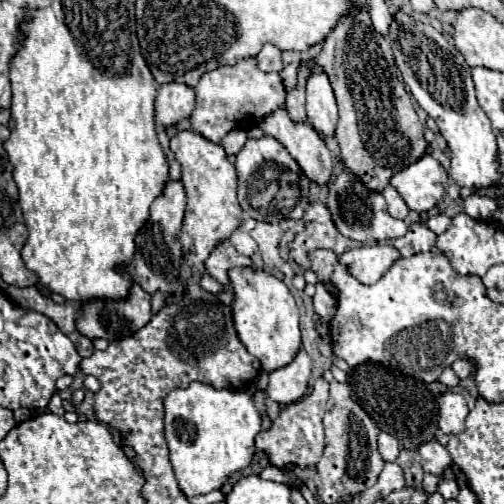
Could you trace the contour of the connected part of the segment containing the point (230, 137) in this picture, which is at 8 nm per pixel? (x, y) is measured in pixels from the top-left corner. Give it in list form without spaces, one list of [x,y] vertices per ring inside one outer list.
[[[234,129],[234,131],[230,131],[224,139],[222,139],[222,147],[226,149],[226,153],[228,155],[236,155],[242,147],[244,147],[244,143],[246,143],[246,131],[244,129]]]

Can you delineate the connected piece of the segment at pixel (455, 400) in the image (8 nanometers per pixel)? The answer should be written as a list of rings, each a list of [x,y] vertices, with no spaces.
[[[446,391],[444,395],[438,397],[440,405],[440,419],[438,427],[450,435],[450,433],[460,433],[464,429],[464,419],[468,415],[468,405],[462,395],[454,391]]]

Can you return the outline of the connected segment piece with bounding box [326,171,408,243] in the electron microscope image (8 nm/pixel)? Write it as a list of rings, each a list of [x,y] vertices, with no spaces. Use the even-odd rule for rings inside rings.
[[[342,171],[336,181],[330,185],[328,189],[328,201],[326,201],[334,225],[338,227],[338,231],[350,239],[356,241],[366,241],[366,243],[382,243],[388,239],[398,239],[404,237],[408,231],[406,221],[402,219],[394,219],[388,215],[386,211],[386,201],[380,193],[370,193],[354,175]]]

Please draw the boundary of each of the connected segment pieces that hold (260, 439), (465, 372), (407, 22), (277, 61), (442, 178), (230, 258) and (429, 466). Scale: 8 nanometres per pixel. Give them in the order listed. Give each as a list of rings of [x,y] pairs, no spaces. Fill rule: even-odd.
[[[318,377],[314,381],[314,389],[310,395],[302,397],[292,405],[286,405],[272,421],[270,429],[260,431],[256,435],[256,449],[268,457],[270,465],[284,471],[290,471],[294,467],[308,469],[318,465],[326,447],[326,435],[322,427],[322,417],[326,411],[326,395],[328,395],[328,383],[324,377]]]
[[[458,359],[458,361],[454,361],[452,363],[452,369],[456,371],[456,375],[460,377],[460,379],[466,379],[468,375],[470,375],[470,371],[472,371],[472,365],[470,365],[470,359]]]
[[[402,9],[394,13],[388,41],[396,59],[396,67],[402,73],[404,85],[408,85],[416,103],[436,121],[442,137],[452,151],[450,175],[462,187],[482,189],[494,185],[500,179],[496,163],[496,135],[490,121],[486,121],[486,113],[478,109],[470,67],[466,65],[464,57],[448,37],[444,37],[432,25],[416,21]]]
[[[266,43],[262,47],[262,51],[256,55],[258,59],[258,67],[262,71],[280,71],[282,65],[282,51],[274,45],[274,43]]]
[[[422,155],[416,163],[398,171],[390,185],[400,193],[412,211],[428,211],[438,205],[446,193],[446,171],[432,155]]]
[[[222,241],[214,247],[214,251],[208,255],[206,259],[206,271],[218,281],[222,283],[224,287],[228,285],[228,269],[230,267],[248,267],[252,265],[252,261],[244,255],[240,255],[232,245],[230,241]]]
[[[436,439],[424,443],[424,445],[418,449],[418,453],[420,453],[420,465],[422,465],[422,469],[424,469],[426,473],[436,475],[436,477],[440,477],[440,475],[452,465],[450,453],[448,453]]]

